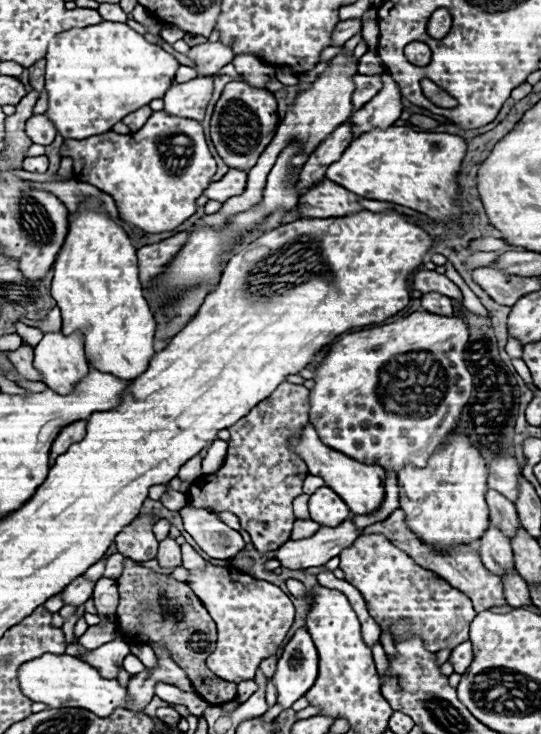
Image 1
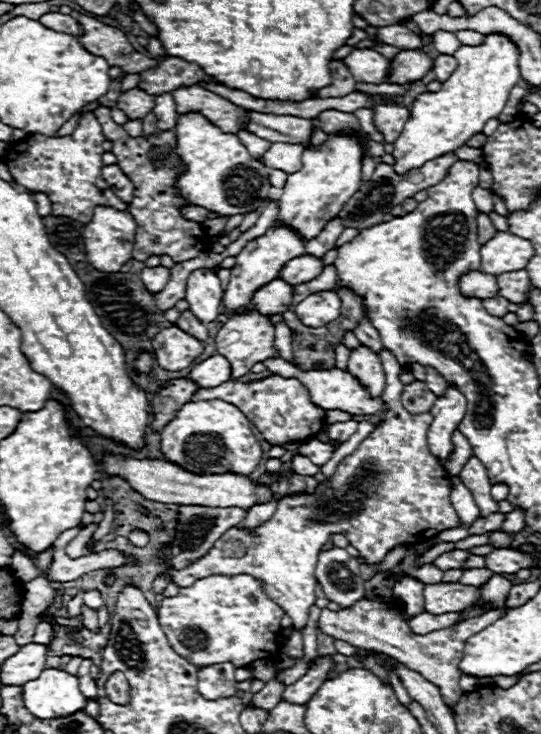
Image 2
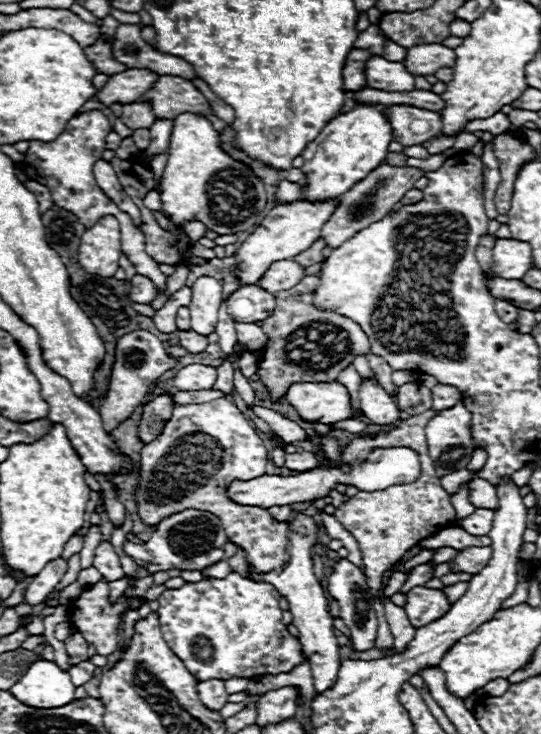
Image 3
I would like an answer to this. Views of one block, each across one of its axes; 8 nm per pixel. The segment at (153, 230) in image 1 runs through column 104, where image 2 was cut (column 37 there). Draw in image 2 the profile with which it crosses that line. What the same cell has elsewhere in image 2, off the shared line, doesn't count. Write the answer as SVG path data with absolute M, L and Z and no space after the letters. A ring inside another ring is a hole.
M92 112L84 114L78 128L62 138L52 138L44 134L28 134L18 142L12 142L2 156L2 162L8 166L16 184L24 186L30 192L44 192L52 202L54 216L68 216L82 224L88 224L96 206L114 206L126 210L120 198L114 196L110 186L102 178L102 126Z

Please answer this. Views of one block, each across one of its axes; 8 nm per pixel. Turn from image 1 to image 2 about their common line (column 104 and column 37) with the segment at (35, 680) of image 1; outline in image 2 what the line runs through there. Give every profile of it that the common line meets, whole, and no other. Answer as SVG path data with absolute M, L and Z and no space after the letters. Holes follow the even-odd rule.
M42 670L36 680L22 686L26 708L42 718L68 718L70 714L84 710L88 698L78 688L78 678L64 670Z

